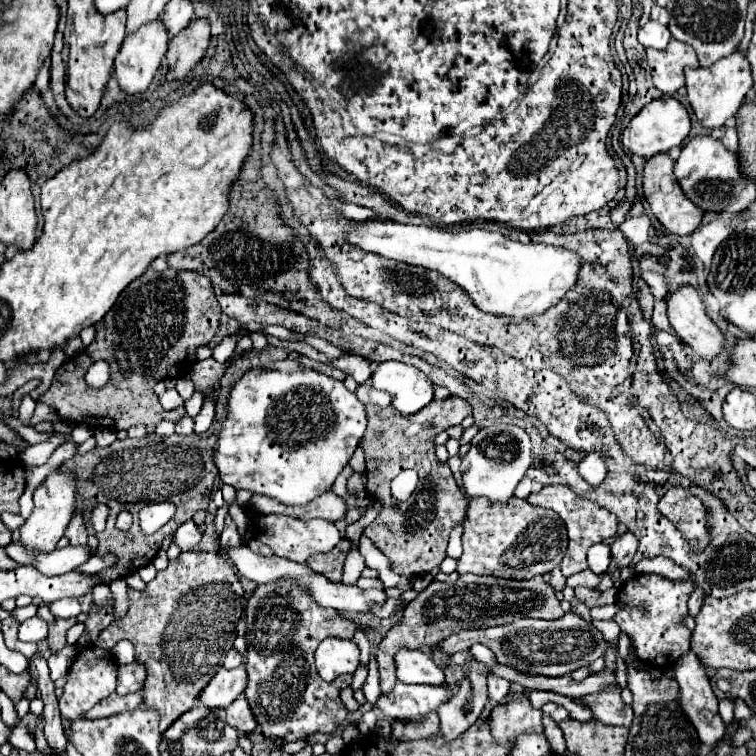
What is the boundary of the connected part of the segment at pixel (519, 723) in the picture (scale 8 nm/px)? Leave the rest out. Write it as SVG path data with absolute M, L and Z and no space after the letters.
M521 695L521 699L501 703L491 711L489 729L495 739L501 739L501 743L505 743L505 739L513 739L515 749L519 735L543 733L543 713L531 707L527 695Z

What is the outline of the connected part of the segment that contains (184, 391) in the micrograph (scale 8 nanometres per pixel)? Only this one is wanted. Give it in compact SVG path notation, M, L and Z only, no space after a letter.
M179 377L177 379L177 387L175 387L177 391L179 391L179 395L187 401L187 399L191 399L191 395L195 393L195 387L193 387L193 383L187 379L187 377Z

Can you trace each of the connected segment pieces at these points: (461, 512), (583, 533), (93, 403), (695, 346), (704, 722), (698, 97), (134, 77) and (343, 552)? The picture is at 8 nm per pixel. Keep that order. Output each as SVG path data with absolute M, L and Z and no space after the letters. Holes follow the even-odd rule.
M449 397L441 403L431 401L419 413L407 417L399 415L393 407L377 409L367 405L365 409L369 425L361 447L365 449L367 457L367 493L373 501L381 503L383 509L375 521L365 527L363 535L367 535L375 547L391 559L393 571L399 575L417 577L421 573L429 573L445 559L451 529L463 525L467 513L467 501L449 465L435 457L433 437L451 425L459 425L467 415L471 415L471 405L465 403L465 399ZM403 469L417 469L419 483L407 501L395 501L389 485Z
M549 485L549 487L543 487L539 493L531 493L529 495L529 503L535 503L535 505L541 505L541 507L547 507L547 509L553 509L561 515L561 519L565 521L567 525L567 535L569 535L569 549L561 561L561 571L565 577L571 577L579 571L585 571L587 569L587 549L591 545L597 545L597 543L611 543L613 537L617 535L617 519L605 511L603 507L597 507L595 503L575 495L567 485Z
M147 269L139 279L135 279L121 291L119 299L109 309L109 313L95 325L97 335L95 335L93 345L85 347L83 353L69 359L67 363L63 363L57 369L55 379L53 379L49 391L41 397L41 401L47 403L65 421L69 421L73 425L85 423L91 429L109 427L109 429L121 431L121 429L129 429L133 425L143 423L147 427L147 433L155 433L155 427L159 421L167 419L167 421L177 423L179 419L185 417L185 409L165 411L159 403L159 397L153 393L153 387L157 385L157 381L181 375L195 363L195 349L199 345L207 345L213 339L213 335L217 333L217 327L219 327L219 317L221 317L221 309L217 305L213 285L205 275L201 275L197 271L175 271L175 269L165 269L161 273L155 273L153 269ZM115 347L123 347L123 351L127 353L127 361L129 361L127 373L123 373L119 367L119 361L113 353ZM97 359L105 359L111 363L111 379L103 389L89 389L85 385L83 377L85 377L85 371L89 369L89 365Z
M681 285L677 291L669 291L665 295L665 303L667 303L667 317L671 327L675 329L675 333L679 335L679 339L691 347L691 351L703 359L715 359L721 353L723 347L723 337L719 327L707 317L701 297L697 293L697 289L693 285Z
M687 651L677 663L675 663L675 679L679 683L679 699L677 705L681 707L683 715L693 723L701 743L715 747L715 743L725 735L725 723L721 721L719 713L717 713L717 697L709 685L709 679L703 671L703 665L699 663L699 659L695 657L693 651Z
M737 51L719 59L715 65L707 69L687 67L685 75L687 75L687 97L693 107L693 113L699 119L699 123L707 129L721 129L729 117L735 117L747 91L753 87L749 61Z
M161 21L147 23L137 33L125 37L125 41L121 45L121 51L115 57L115 71L113 71L113 77L117 79L123 93L127 93L127 95L145 95L147 87L151 85L151 81L153 81L153 77L155 77L155 73L161 65L161 59L165 57L167 41L169 39L167 39L167 33L165 33L165 27L163 27Z
M341 539L331 553L319 553L319 555L311 555L307 559L307 565L317 571L323 573L329 581L339 581L341 573L343 573L343 563L347 559L347 553L351 549L351 541L349 539Z

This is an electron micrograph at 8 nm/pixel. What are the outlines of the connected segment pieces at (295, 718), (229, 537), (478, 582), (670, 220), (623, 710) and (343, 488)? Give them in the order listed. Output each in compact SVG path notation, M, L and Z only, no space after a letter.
M277 581L269 585L259 585L253 595L247 599L247 675L249 683L245 687L245 697L249 701L249 707L253 711L253 717L257 719L257 727L263 733L279 733L283 741L297 741L299 737L309 737L317 731L321 733L333 733L337 727L345 723L347 709L343 707L339 693L345 689L353 677L343 675L333 681L323 681L317 675L315 669L315 649L319 641L325 637L353 637L357 631L357 625L339 615L333 609L321 609L309 593L305 593L297 583L293 581Z
M229 515L225 517L225 527L223 527L223 533L221 533L221 537L219 537L219 545L221 545L221 549L241 545L241 539L239 539L237 527L233 525L233 521L231 521L231 517L229 517Z
M461 575L455 583L433 581L427 589L423 589L405 609L403 619L383 637L375 659L379 667L381 691L389 695L395 685L395 667L393 657L401 647L421 649L439 643L457 631L463 629L481 629L509 623L511 617L535 617L535 619L559 619L565 611L559 605L553 589L541 575L535 575L527 581L499 579L499 577L481 577L481 575Z
M667 153L655 155L645 163L643 169L643 195L653 211L653 215L657 217L657 221L675 235L689 235L693 233L703 219L703 211L699 207L695 207L681 191L675 175L673 175L673 159Z
M605 687L593 695L581 697L581 701L591 707L591 711L595 713L595 719L607 725L623 725L623 727L631 725L631 719L633 719L631 705L625 705L621 701L617 687Z
M347 465L347 467L341 471L341 475L337 477L337 481L335 481L335 485L333 485L333 491L335 491L339 497L343 497L343 495L347 493L347 481L349 481L351 475L353 475L353 469Z

